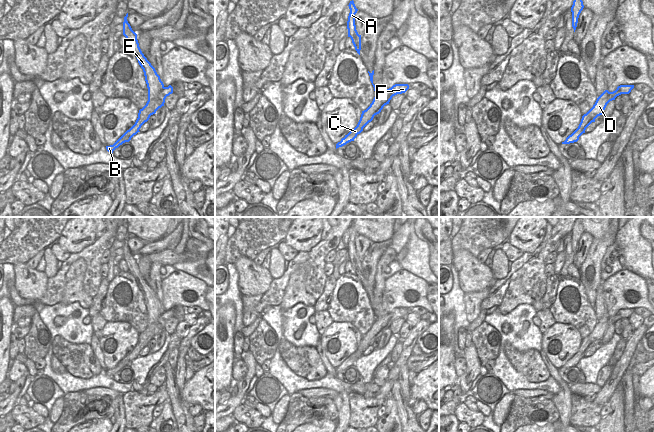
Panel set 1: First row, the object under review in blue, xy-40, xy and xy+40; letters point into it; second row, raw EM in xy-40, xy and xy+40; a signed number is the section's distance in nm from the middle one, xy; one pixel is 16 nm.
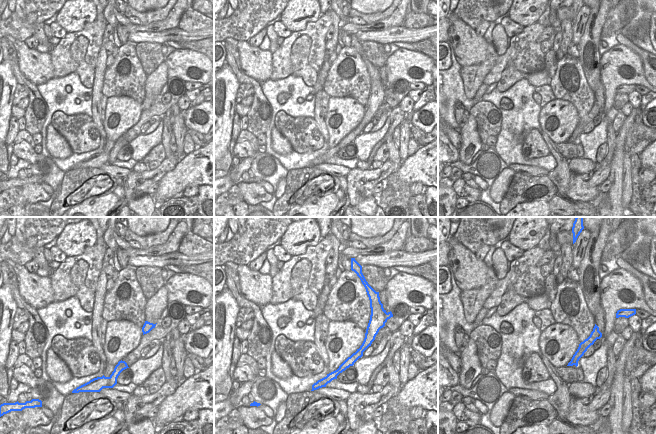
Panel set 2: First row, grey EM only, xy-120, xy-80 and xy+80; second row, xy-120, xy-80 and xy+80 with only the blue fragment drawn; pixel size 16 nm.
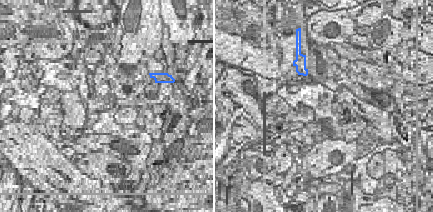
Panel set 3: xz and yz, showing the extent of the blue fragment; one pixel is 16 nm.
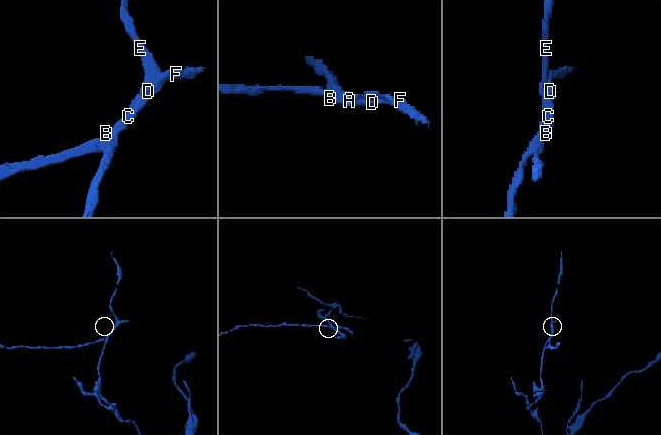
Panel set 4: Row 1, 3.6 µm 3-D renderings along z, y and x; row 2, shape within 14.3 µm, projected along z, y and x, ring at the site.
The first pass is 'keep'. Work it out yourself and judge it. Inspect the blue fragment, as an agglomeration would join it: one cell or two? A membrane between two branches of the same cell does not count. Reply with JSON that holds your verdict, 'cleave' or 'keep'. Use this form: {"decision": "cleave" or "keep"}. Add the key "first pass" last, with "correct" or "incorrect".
{"decision": "cleave", "first pass": "incorrect"}

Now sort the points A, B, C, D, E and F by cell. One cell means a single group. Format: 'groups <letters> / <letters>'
groups A B C D E / F

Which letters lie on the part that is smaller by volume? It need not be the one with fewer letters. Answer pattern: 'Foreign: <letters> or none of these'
Foreign: F.

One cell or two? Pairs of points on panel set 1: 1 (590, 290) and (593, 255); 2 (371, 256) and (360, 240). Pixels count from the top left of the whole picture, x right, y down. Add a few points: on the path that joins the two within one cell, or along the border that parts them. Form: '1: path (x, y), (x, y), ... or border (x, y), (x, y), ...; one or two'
1: path (593, 281), (596, 272), (593, 264); one
2: border (368, 248), (361, 259); two

